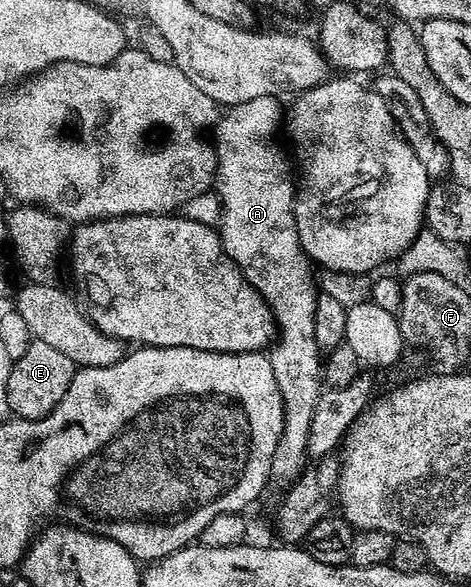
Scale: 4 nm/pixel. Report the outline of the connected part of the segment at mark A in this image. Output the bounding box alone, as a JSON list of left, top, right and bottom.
[212,97,324,483]

